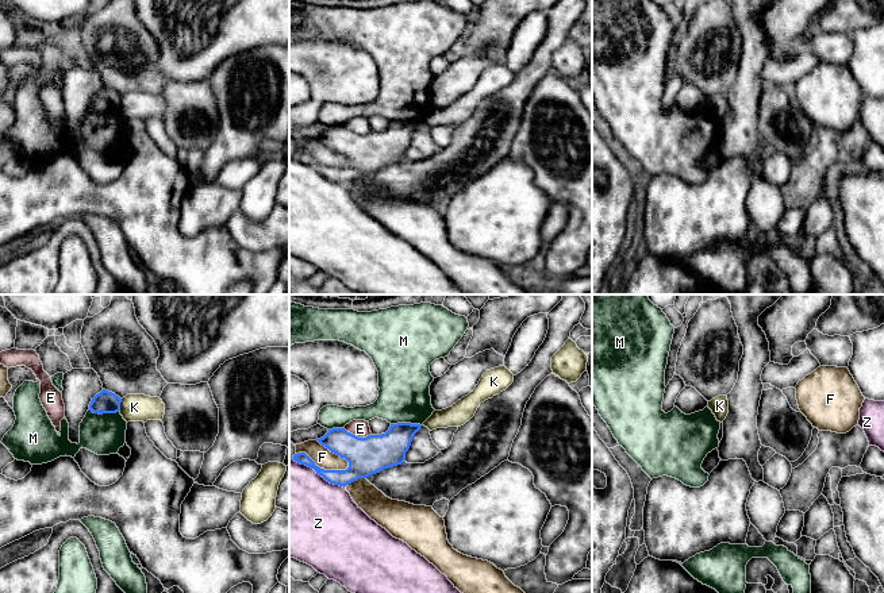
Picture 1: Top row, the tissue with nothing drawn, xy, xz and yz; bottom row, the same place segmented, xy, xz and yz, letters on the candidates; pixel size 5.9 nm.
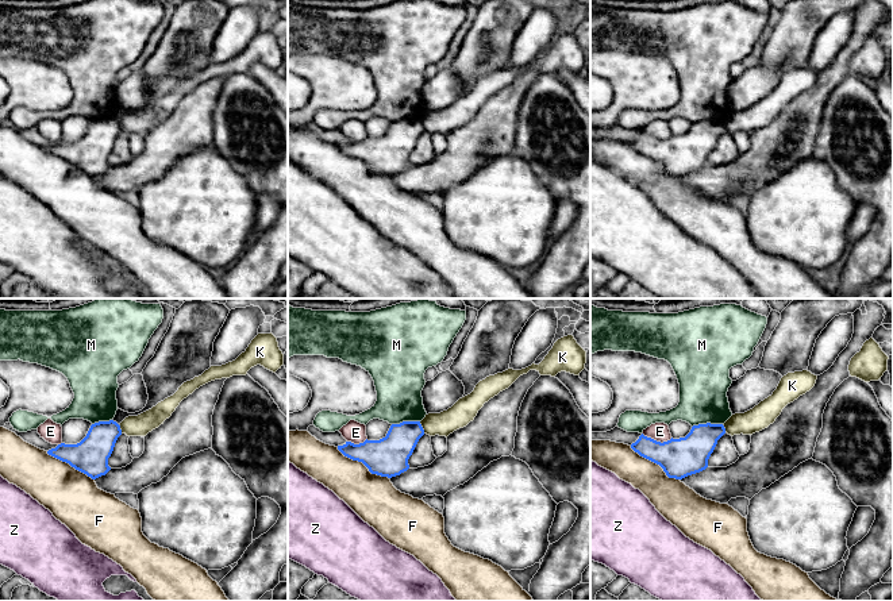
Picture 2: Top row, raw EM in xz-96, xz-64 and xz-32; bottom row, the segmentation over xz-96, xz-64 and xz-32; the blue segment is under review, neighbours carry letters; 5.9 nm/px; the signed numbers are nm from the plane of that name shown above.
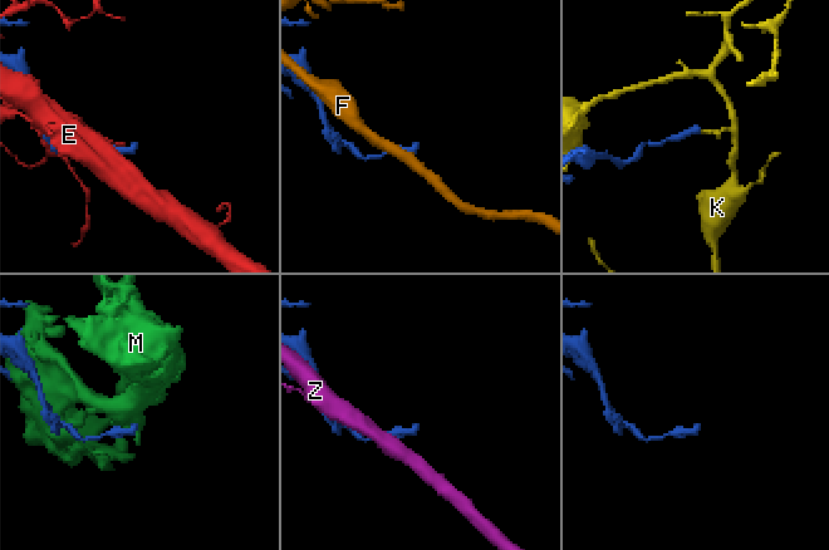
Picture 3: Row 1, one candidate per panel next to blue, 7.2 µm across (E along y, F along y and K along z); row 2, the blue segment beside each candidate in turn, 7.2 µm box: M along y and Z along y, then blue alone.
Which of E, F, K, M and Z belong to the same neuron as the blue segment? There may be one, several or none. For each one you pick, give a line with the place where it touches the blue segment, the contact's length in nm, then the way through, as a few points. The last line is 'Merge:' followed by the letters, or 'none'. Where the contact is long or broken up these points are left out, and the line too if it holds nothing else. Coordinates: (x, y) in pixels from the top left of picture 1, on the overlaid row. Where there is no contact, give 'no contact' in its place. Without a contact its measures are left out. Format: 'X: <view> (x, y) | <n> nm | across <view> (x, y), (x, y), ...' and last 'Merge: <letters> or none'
Merge: none

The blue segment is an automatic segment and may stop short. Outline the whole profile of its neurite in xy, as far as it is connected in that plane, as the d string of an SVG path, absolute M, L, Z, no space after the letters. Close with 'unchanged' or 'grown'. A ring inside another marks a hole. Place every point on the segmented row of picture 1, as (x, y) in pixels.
M103 389L92 398L89 404L89 411L99 415L116 413L120 411L120 403L122 403L122 398L119 396Z; unchanged

